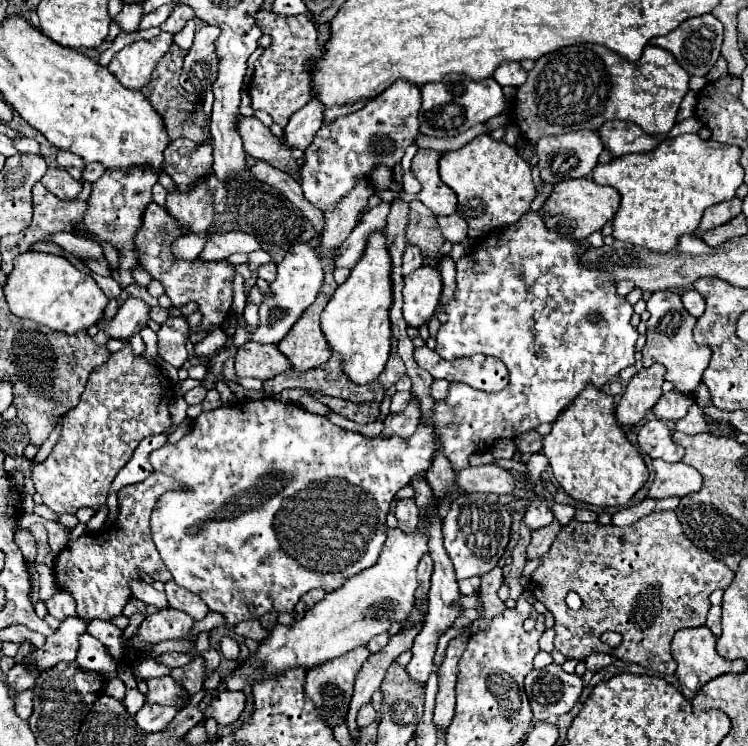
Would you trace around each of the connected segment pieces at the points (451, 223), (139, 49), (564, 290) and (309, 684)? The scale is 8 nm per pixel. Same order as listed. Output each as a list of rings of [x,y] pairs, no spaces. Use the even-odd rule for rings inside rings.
[[[450,214],[450,216],[438,216],[438,224],[442,228],[442,234],[448,242],[456,244],[456,242],[464,242],[468,240],[468,224],[464,218],[460,218],[458,214]]]
[[[160,32],[152,40],[138,40],[130,46],[124,46],[110,62],[108,70],[126,86],[140,90],[150,82],[152,70],[158,60],[172,46],[172,34]]]
[[[526,212],[516,224],[512,226],[506,226],[506,228],[500,228],[500,230],[494,230],[490,232],[488,236],[484,236],[474,250],[470,250],[466,256],[462,256],[458,262],[456,262],[456,292],[452,296],[452,300],[446,304],[446,314],[448,314],[448,322],[440,326],[440,332],[436,336],[436,352],[442,356],[442,358],[464,358],[464,356],[472,356],[472,354],[490,354],[494,358],[500,358],[508,372],[510,372],[510,384],[506,386],[506,390],[502,392],[496,392],[496,394],[488,394],[488,392],[480,392],[468,384],[462,384],[462,382],[454,382],[450,384],[450,392],[448,392],[448,398],[442,400],[442,402],[436,402],[434,406],[434,426],[440,434],[440,442],[448,454],[448,460],[452,462],[454,470],[460,470],[460,468],[466,468],[468,466],[468,456],[478,452],[478,450],[488,450],[498,438],[516,438],[518,434],[522,432],[528,432],[532,428],[536,428],[538,424],[544,424],[544,422],[554,422],[560,412],[584,390],[586,384],[594,384],[596,388],[602,388],[608,380],[614,380],[618,376],[618,372],[626,366],[632,366],[634,364],[634,346],[636,346],[636,338],[638,338],[638,330],[630,324],[630,318],[634,314],[632,310],[632,304],[626,302],[626,298],[620,298],[616,294],[616,284],[612,282],[612,278],[608,278],[608,274],[604,272],[596,272],[596,270],[588,270],[584,268],[576,258],[576,250],[580,244],[588,244],[588,242],[576,242],[576,240],[568,240],[560,234],[554,234],[552,230],[548,230],[542,222],[542,218],[536,214],[536,212]]]
[[[356,648],[340,658],[334,658],[332,662],[324,662],[324,666],[316,666],[312,670],[308,670],[306,674],[306,684],[304,684],[304,696],[308,700],[312,700],[318,710],[320,710],[320,720],[334,728],[338,724],[346,724],[346,714],[348,714],[348,706],[350,706],[350,698],[352,698],[352,688],[354,688],[354,678],[358,674],[358,670],[362,668],[362,664],[366,662],[366,658],[370,656],[368,648]]]

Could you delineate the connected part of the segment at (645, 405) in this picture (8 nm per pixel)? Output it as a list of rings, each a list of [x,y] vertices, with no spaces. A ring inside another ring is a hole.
[[[652,364],[632,376],[616,404],[616,420],[620,424],[638,424],[644,414],[652,410],[662,396],[664,372],[666,370],[662,364]]]

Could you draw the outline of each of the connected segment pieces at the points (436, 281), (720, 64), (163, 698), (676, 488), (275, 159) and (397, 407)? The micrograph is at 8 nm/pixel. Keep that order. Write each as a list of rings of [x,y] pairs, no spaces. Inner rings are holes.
[[[422,266],[414,270],[412,274],[404,276],[404,320],[408,326],[420,328],[426,324],[438,302],[440,302],[440,292],[442,292],[442,280],[440,272],[432,270],[430,266]]]
[[[720,56],[705,78],[708,82],[714,82],[727,74],[727,62],[722,56]]]
[[[170,675],[148,680],[148,692],[146,692],[146,702],[152,704],[170,704],[180,708],[182,706],[182,696],[184,696],[184,688],[180,683],[172,680]]]
[[[654,460],[654,482],[648,488],[650,498],[686,496],[698,492],[702,486],[702,474],[684,462],[668,464],[664,460]]]
[[[238,116],[236,118],[236,130],[244,142],[244,150],[248,156],[266,160],[268,164],[276,166],[278,170],[288,172],[296,180],[300,178],[298,164],[292,158],[290,150],[284,148],[280,144],[280,140],[270,132],[270,128],[266,128],[258,118]],[[290,170],[294,170],[294,172],[290,172]]]
[[[396,392],[396,394],[392,396],[390,412],[392,412],[392,414],[396,414],[396,412],[404,410],[404,406],[408,406],[408,402],[410,402],[410,392]]]

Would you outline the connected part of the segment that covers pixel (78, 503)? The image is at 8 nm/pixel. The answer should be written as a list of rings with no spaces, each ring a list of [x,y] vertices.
[[[124,344],[124,348],[120,352],[114,352],[108,362],[92,370],[78,406],[62,418],[64,424],[56,446],[52,448],[50,456],[32,470],[32,482],[36,484],[36,492],[42,496],[44,504],[56,514],[76,514],[80,508],[100,510],[102,506],[106,506],[112,480],[116,478],[118,470],[132,458],[138,442],[172,426],[172,418],[168,412],[172,398],[174,392],[170,380],[154,364],[150,364],[144,354],[134,354],[130,344]]]

